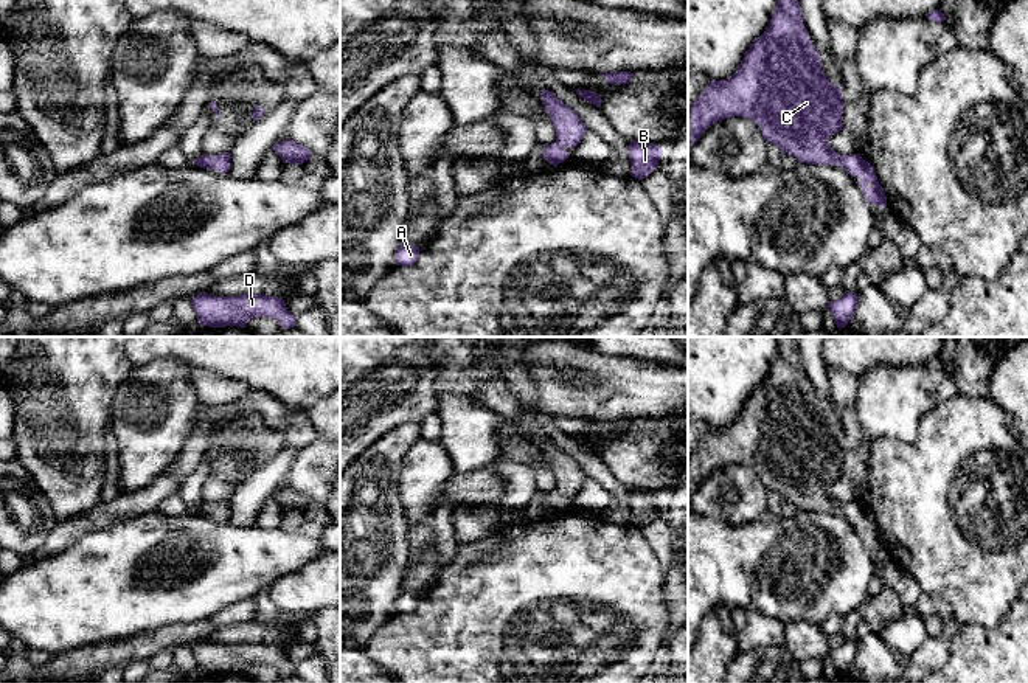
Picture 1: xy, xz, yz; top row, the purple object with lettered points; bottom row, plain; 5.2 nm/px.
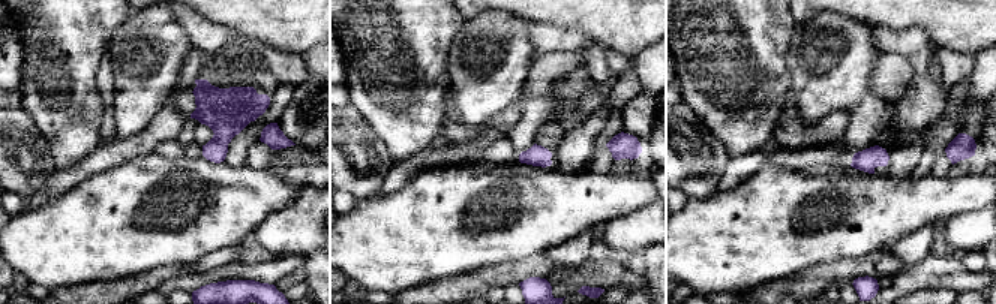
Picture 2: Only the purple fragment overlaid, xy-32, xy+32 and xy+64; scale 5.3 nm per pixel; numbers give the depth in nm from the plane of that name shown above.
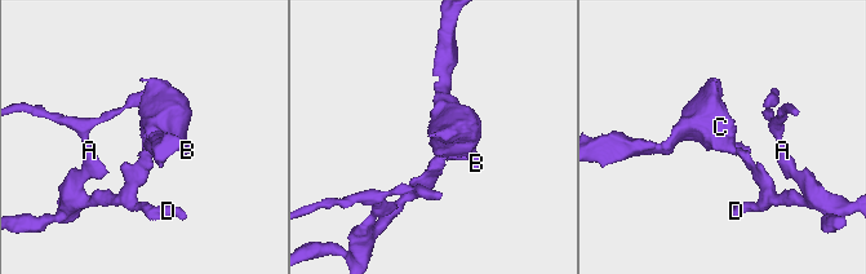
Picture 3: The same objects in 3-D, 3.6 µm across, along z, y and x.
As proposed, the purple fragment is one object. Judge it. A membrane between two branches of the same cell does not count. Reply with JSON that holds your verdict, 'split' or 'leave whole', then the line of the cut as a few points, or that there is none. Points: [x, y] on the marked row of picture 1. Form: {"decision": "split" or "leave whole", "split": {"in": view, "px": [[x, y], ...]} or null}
{"decision": "leave whole", "split": null}

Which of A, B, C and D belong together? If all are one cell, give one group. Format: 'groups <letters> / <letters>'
groups A B C D

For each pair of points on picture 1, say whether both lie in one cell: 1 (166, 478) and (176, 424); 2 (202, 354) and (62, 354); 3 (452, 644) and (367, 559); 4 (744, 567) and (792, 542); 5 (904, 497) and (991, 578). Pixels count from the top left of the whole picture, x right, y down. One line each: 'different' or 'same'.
1: different
2: different
3: different
4: same
5: same

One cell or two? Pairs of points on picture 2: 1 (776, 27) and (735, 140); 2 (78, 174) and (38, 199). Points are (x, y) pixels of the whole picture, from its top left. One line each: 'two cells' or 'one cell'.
1: one cell
2: one cell

